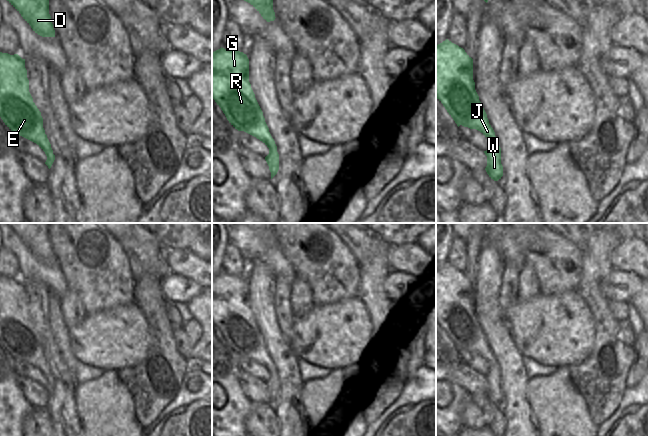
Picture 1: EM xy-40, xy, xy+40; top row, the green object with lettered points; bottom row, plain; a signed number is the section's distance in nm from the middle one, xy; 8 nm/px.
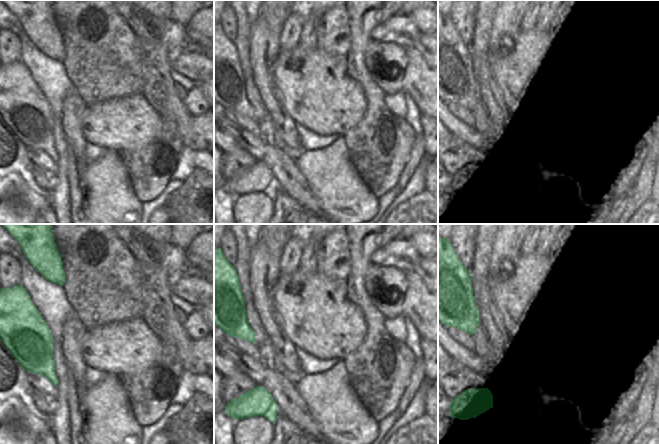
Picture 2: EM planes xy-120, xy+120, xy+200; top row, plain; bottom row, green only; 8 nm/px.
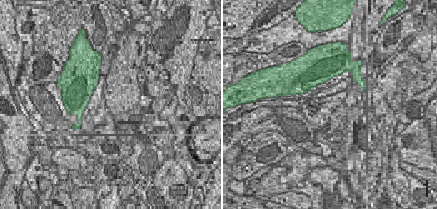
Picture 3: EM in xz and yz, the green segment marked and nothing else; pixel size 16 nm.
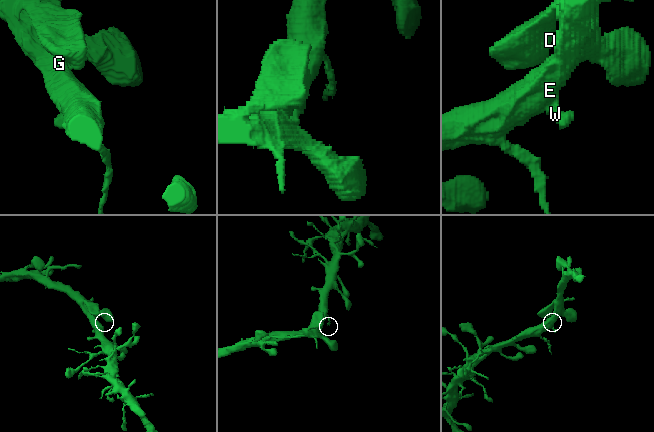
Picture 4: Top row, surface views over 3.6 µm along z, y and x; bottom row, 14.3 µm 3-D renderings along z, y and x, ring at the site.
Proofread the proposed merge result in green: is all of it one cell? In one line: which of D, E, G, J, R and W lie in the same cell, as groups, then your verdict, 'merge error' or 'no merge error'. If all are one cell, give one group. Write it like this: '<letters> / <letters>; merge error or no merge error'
D E G J R W; no merge error

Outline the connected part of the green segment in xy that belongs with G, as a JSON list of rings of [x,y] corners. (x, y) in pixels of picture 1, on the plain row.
[[[222,271],[212,276],[212,322],[235,353],[256,361],[269,372],[265,384],[272,403],[279,394],[279,378],[249,306],[246,278]]]

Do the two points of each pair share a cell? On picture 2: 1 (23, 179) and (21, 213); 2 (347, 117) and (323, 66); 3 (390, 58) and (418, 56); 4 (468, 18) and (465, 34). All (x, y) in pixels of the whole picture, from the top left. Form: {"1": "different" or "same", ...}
{"1": "same", "2": "same", "3": "different", "4": "same"}

